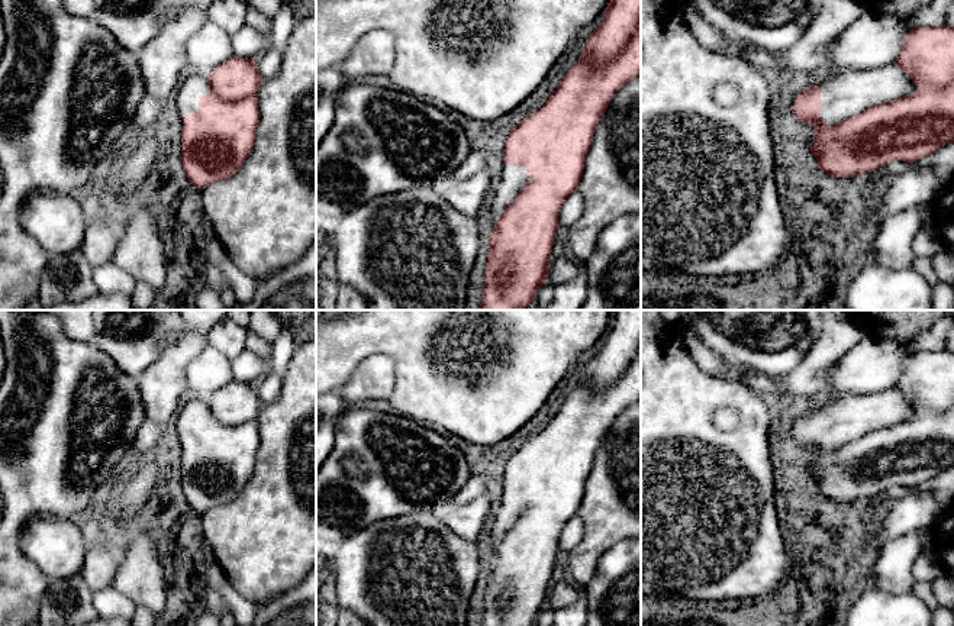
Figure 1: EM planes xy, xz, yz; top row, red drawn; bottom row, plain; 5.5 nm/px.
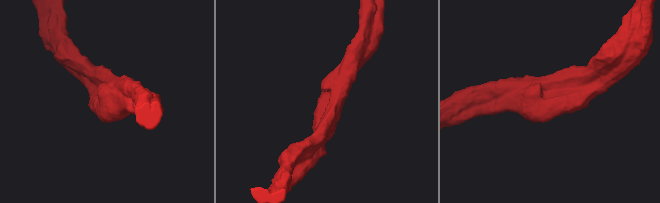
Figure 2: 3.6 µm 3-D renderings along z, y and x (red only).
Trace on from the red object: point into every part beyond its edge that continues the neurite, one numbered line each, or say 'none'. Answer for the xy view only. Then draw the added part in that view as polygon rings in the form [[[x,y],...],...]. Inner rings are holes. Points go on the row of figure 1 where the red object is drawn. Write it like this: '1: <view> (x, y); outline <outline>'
1: xy (193, 87); outline [[[191,74],[183,81],[178,96],[175,97],[178,119],[181,120],[181,130],[184,126],[183,125],[184,116],[194,114],[196,112],[199,112],[200,97],[207,93],[212,93],[212,91],[209,88],[206,78],[202,75]]]

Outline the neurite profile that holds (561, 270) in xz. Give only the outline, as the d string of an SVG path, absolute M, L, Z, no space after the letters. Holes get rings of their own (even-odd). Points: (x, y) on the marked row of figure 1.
M557 258L549 264L547 281L552 285L570 281L578 272L580 267L571 258Z

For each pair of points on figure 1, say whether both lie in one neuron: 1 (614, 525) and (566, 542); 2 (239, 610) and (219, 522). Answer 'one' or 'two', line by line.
1: two
2: two

